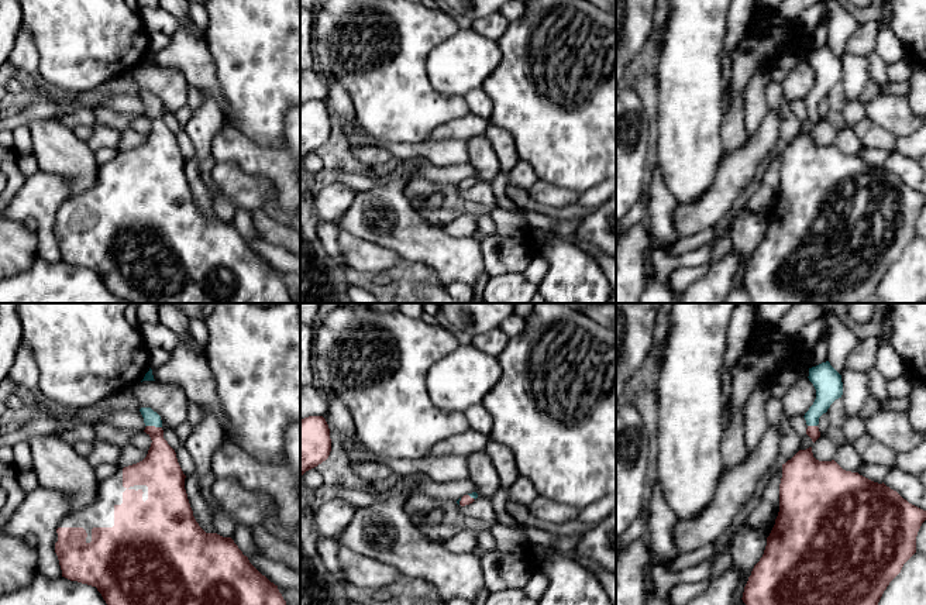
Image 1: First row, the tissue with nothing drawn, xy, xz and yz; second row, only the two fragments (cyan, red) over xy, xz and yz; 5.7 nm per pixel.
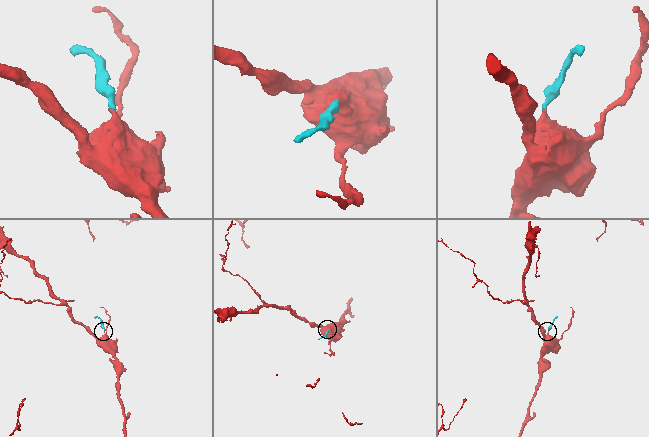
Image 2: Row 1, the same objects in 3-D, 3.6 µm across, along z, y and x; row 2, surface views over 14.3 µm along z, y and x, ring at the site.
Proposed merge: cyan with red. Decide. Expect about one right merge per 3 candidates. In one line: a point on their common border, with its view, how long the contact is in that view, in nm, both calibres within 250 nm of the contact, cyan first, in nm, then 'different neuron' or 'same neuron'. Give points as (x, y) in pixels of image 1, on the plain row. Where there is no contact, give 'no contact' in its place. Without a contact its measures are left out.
contact xy (154, 109); length 90 nm; calibres 90 and 200 nm; same neuron

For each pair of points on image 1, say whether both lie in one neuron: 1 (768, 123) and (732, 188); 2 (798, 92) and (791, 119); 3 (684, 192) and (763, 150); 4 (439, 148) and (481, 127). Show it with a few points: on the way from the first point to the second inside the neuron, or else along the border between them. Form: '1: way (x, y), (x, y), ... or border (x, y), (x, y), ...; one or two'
1: way (766, 138), (735, 172); one
2: border (780, 83), (782, 96), (791, 105); two
3: border (725, 154), (715, 179), (696, 202); two
4: border (427, 138), (465, 141); two

